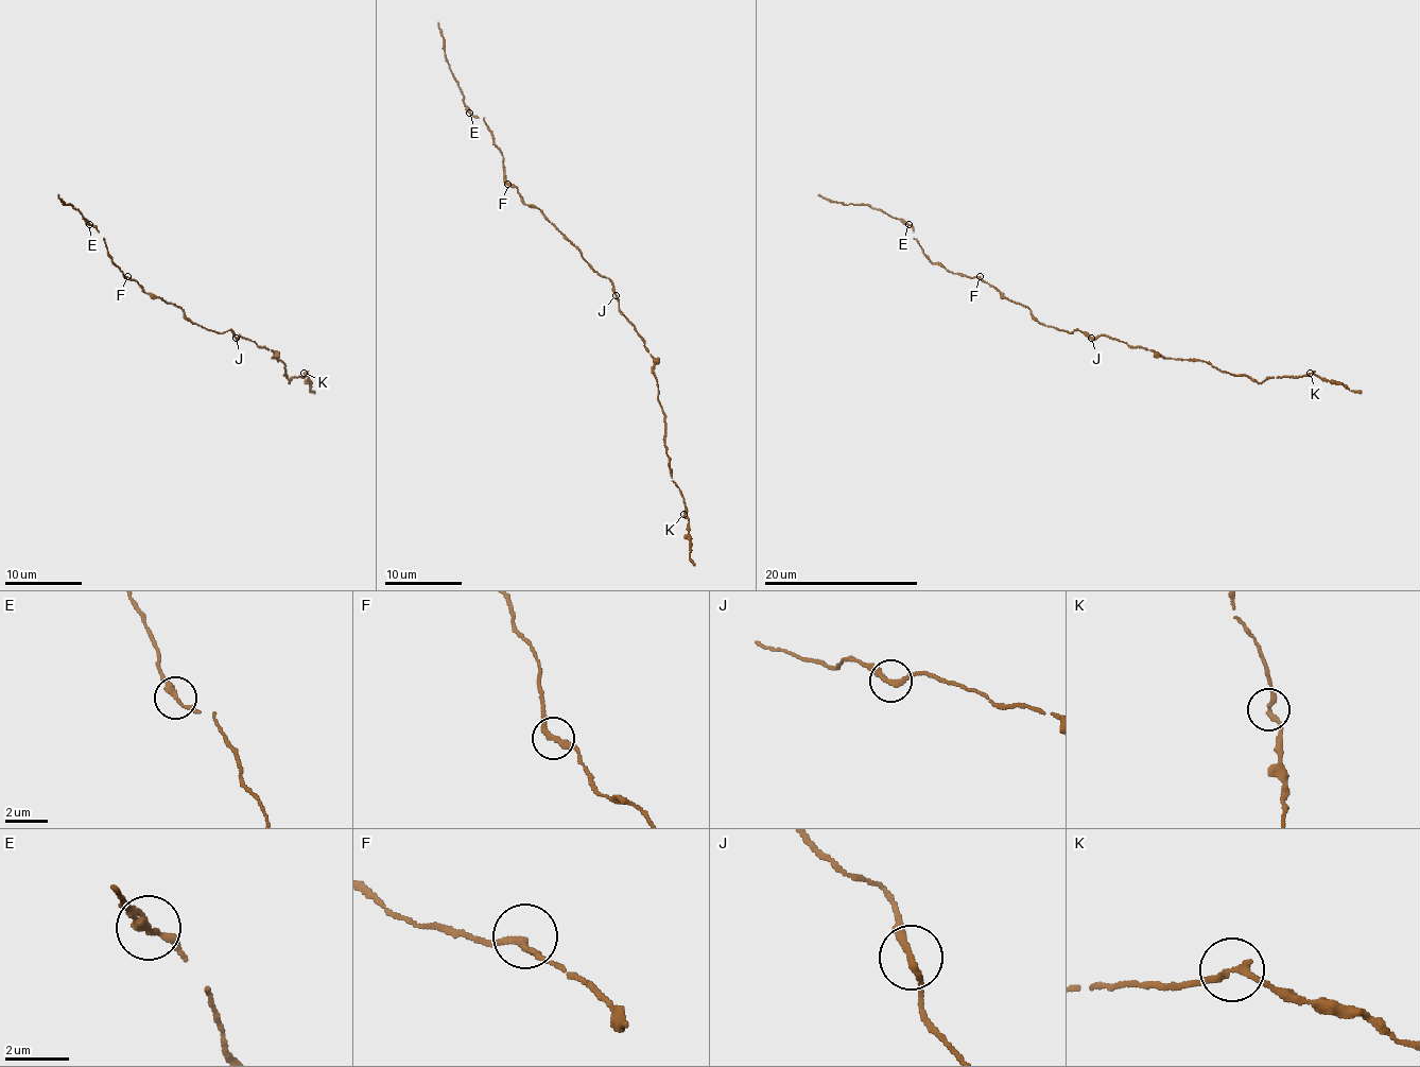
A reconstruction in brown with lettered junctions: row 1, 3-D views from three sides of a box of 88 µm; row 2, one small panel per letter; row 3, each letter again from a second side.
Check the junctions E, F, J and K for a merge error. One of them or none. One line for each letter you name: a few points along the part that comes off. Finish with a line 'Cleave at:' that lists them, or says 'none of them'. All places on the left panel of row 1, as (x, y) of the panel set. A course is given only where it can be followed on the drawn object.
Cleave at: none of them

